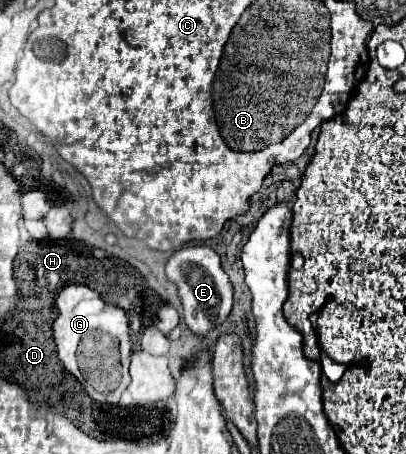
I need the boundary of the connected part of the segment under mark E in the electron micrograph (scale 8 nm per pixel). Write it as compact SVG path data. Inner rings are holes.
M192 245L176 251L166 263L166 275L178 287L184 321L192 333L204 335L212 327L224 323L232 309L232 285L220 265L220 255L212 247Z

